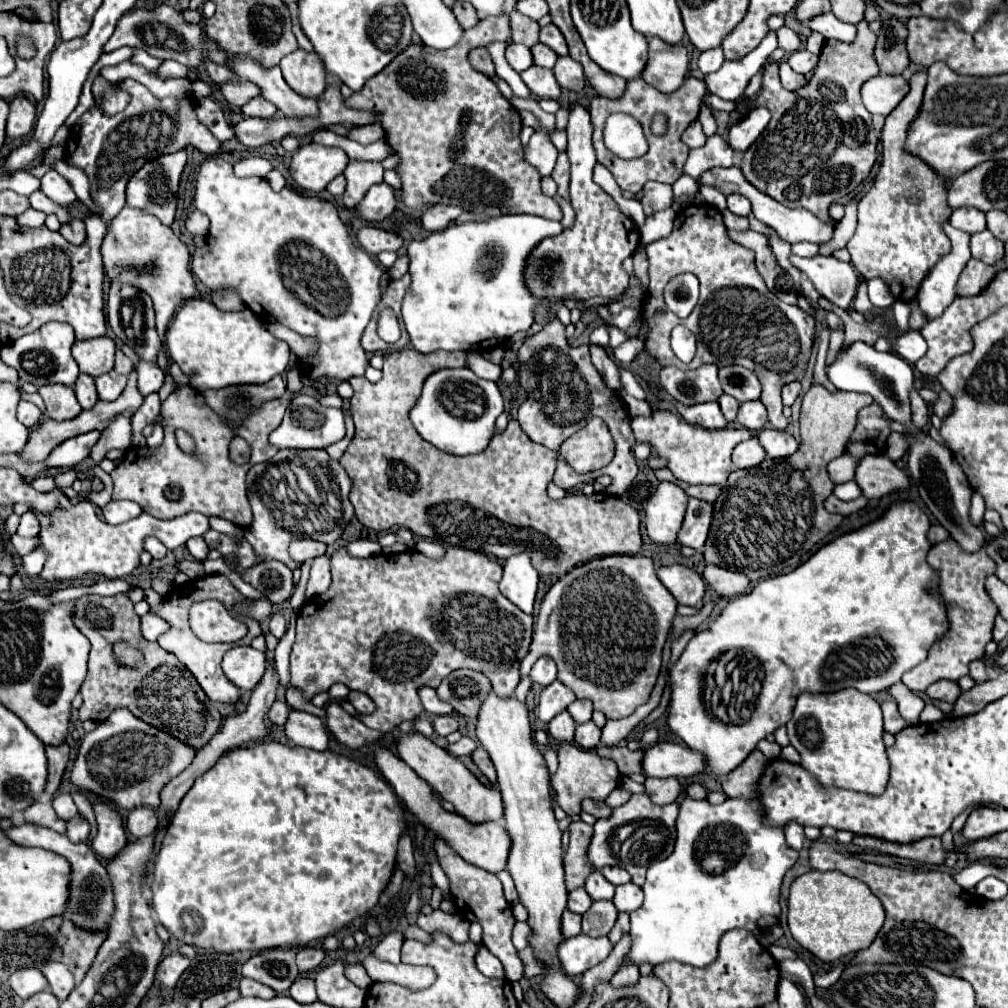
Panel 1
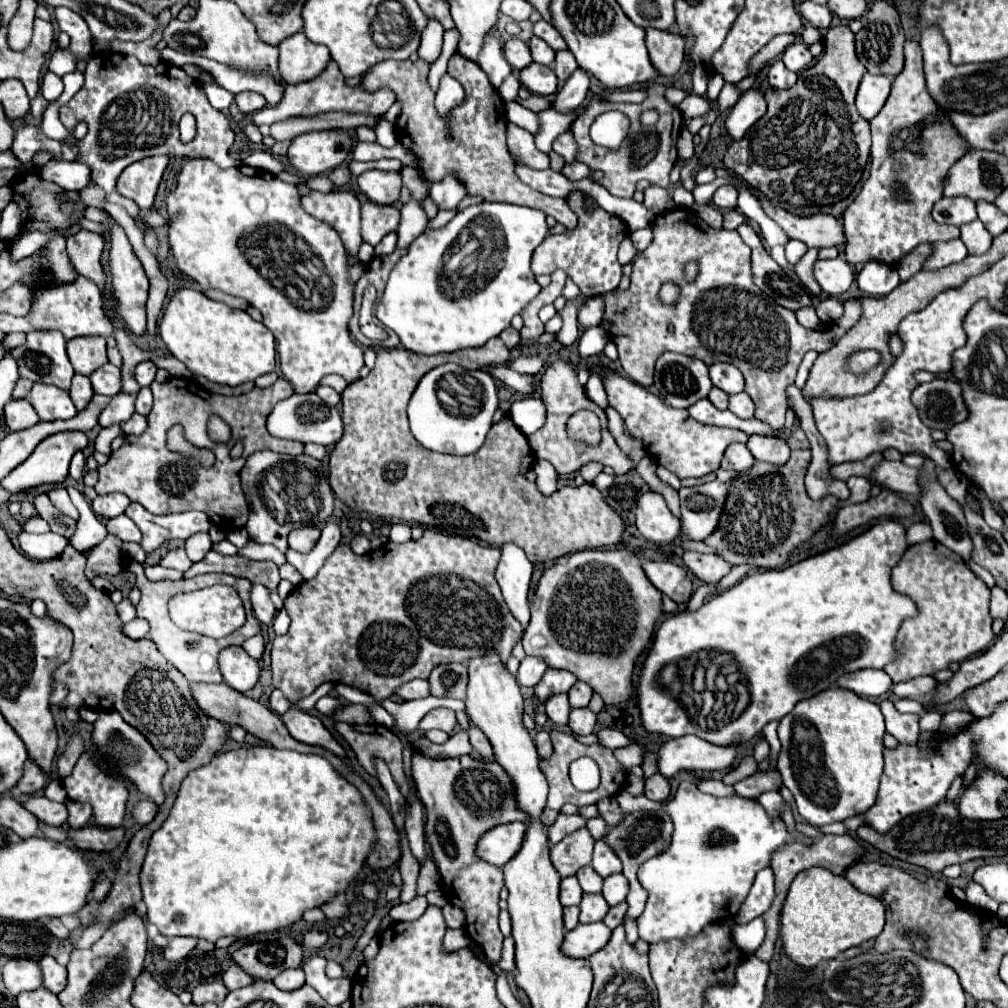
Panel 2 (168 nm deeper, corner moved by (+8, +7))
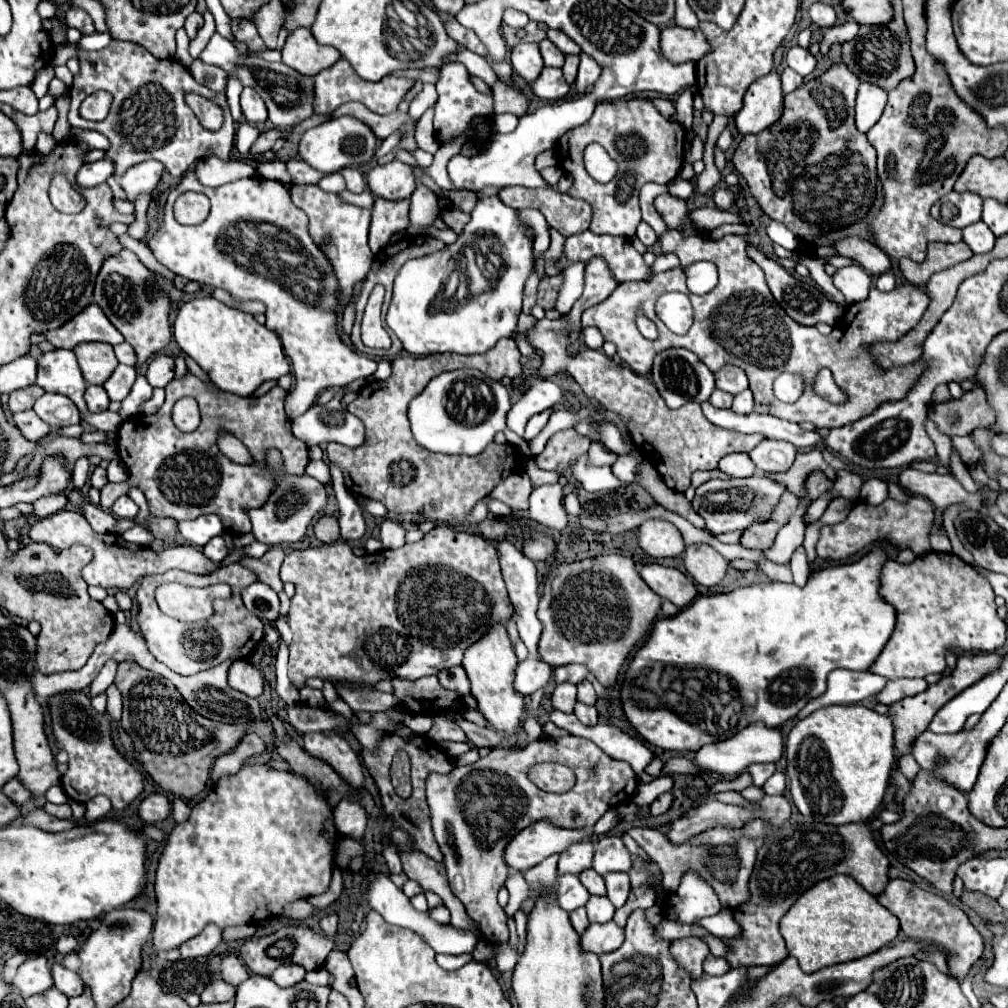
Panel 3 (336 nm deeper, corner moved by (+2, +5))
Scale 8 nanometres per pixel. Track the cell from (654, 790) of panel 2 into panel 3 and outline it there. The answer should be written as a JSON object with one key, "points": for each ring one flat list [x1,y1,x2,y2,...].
{"points":[[663,793,659,795,653,803,651,803,651,815,663,815,669,807,671,807,671,801,673,801,673,793]]}

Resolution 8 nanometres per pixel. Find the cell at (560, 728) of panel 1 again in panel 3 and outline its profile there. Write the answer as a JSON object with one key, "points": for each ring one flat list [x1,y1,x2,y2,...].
{"points":[[559,683,551,701,555,709,563,713,573,713,573,705,577,703,577,687,573,683]]}

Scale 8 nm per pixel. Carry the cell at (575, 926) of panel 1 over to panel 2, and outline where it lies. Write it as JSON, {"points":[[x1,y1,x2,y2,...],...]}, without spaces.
{"points":[[563,907,563,921,565,921,567,931,579,923,577,917,579,917,579,907]]}

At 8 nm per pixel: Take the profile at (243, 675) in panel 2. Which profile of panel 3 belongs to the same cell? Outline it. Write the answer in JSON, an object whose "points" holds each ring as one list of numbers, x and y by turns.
{"points":[[239,659,229,669,229,685,249,697,259,697,263,693,263,675,245,659]]}

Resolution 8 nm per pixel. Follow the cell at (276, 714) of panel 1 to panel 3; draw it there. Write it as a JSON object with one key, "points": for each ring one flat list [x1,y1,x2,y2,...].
{"points":[[281,647,277,651,277,661,275,661,275,669,277,669,277,695,287,703,299,703,299,689,289,681,287,677,287,659,289,659,289,651,285,647]]}

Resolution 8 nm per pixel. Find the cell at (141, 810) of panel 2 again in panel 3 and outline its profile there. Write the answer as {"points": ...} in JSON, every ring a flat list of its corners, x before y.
{"points":[[151,793,149,797,145,797,137,809,139,817,145,823,157,823,163,821,169,813,171,813,171,803,169,797,163,793]]}

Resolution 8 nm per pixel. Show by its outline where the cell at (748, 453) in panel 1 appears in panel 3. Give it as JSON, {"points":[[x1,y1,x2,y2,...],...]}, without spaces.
{"points":[[733,453,719,461,719,471,727,473,729,477,751,477,755,475,755,465,751,465,751,459,747,453]]}

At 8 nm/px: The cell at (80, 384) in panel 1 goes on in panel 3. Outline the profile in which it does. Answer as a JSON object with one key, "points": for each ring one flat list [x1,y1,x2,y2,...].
{"points":[[89,385,87,391,85,391,85,401,87,401,87,407,91,413,101,413,109,407,109,397,105,393,103,387,95,387,95,385]]}

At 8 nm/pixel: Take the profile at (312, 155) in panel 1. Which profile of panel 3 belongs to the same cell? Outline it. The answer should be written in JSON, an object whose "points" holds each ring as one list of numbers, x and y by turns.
{"points":[[343,115,343,117,329,119,309,131,305,131,299,141,299,155,311,167,315,167,323,173,333,173,343,167,367,165,373,159,377,147,379,147,379,139,371,131,371,127,367,127,363,121,359,121,355,117]]}

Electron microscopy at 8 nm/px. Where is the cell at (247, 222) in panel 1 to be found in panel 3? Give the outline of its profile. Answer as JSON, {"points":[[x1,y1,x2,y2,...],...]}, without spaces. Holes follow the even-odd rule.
{"points":[[193,171,171,189,163,221,149,239,155,259,175,275,229,291,237,301,263,301,267,305,267,327,281,337,285,355,295,373,295,391,285,397,289,419,303,415,315,397,327,387,343,387,353,379,369,379,377,363,347,347,335,329,337,281,327,265,327,257,311,243,307,215,293,205,289,189,271,179,249,177,221,187,201,185],[185,193,203,193,211,201,211,213,201,225,179,225,173,221,173,203]]}

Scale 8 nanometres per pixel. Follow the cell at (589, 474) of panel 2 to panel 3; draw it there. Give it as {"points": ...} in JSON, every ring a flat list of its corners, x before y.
{"points":[[591,443,587,455,591,457,591,463,593,465,613,465,615,459,617,459,617,453,609,451,605,445,601,443]]}

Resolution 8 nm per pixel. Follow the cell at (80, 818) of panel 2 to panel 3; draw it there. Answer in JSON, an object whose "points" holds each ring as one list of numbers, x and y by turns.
{"points":[[97,795,93,797,91,801,85,803,87,805,87,813,85,813,85,819,87,821,97,821,97,819,103,819,109,811,111,811,111,801,105,797,105,795]]}

